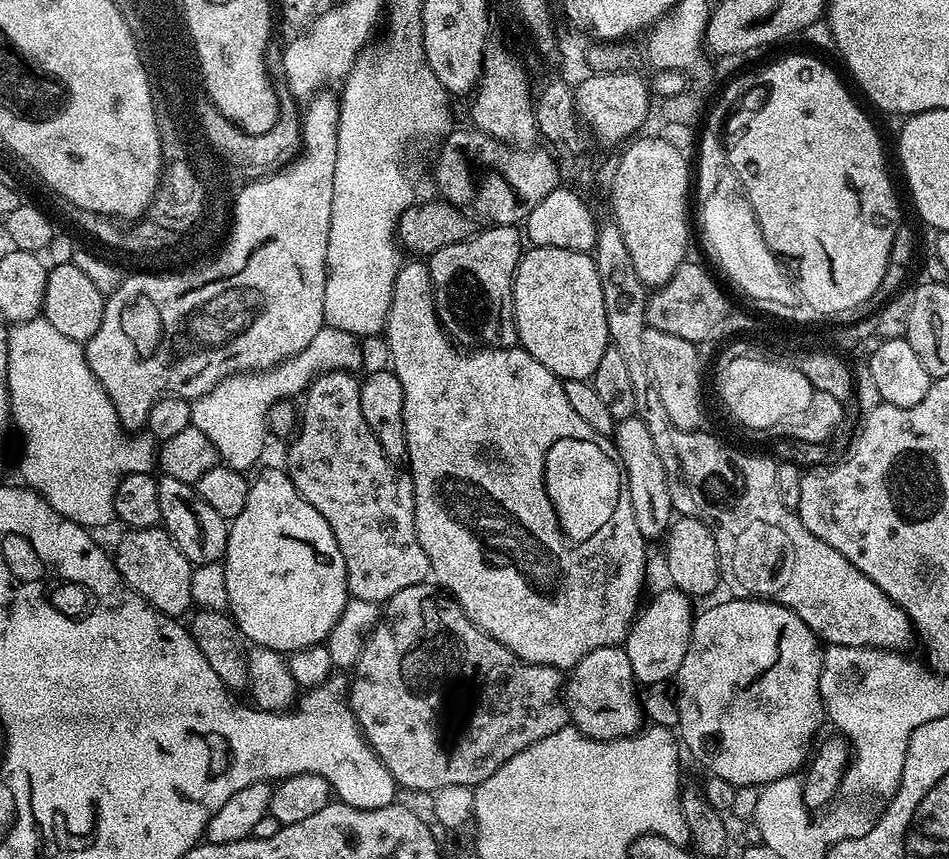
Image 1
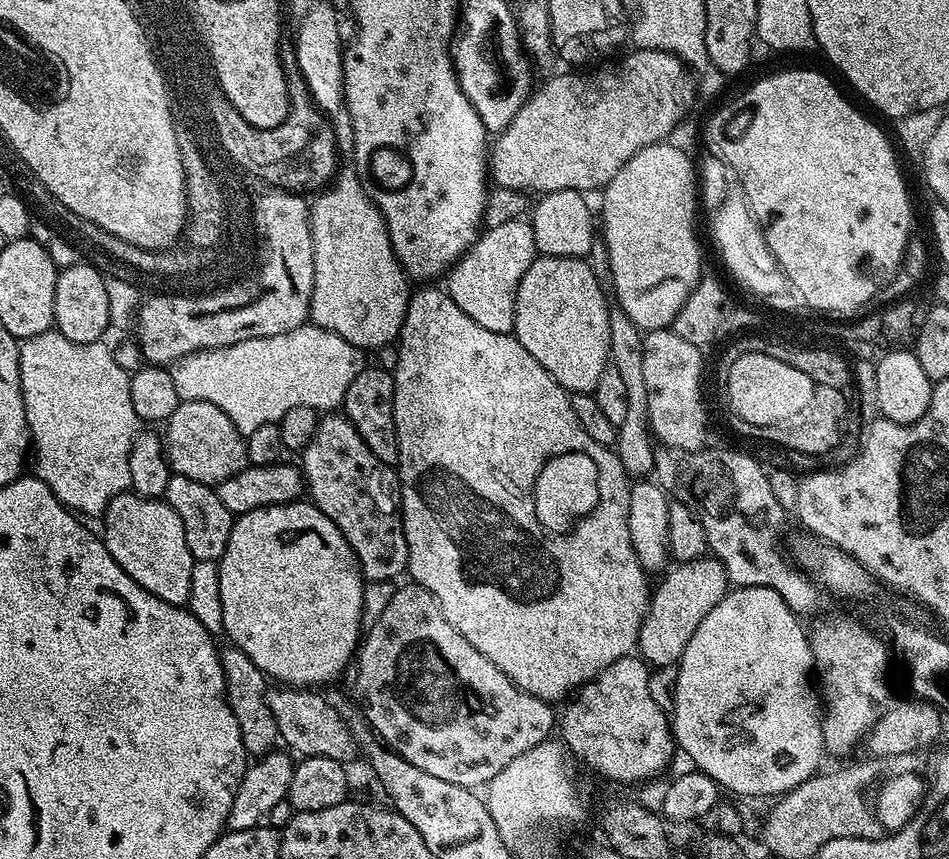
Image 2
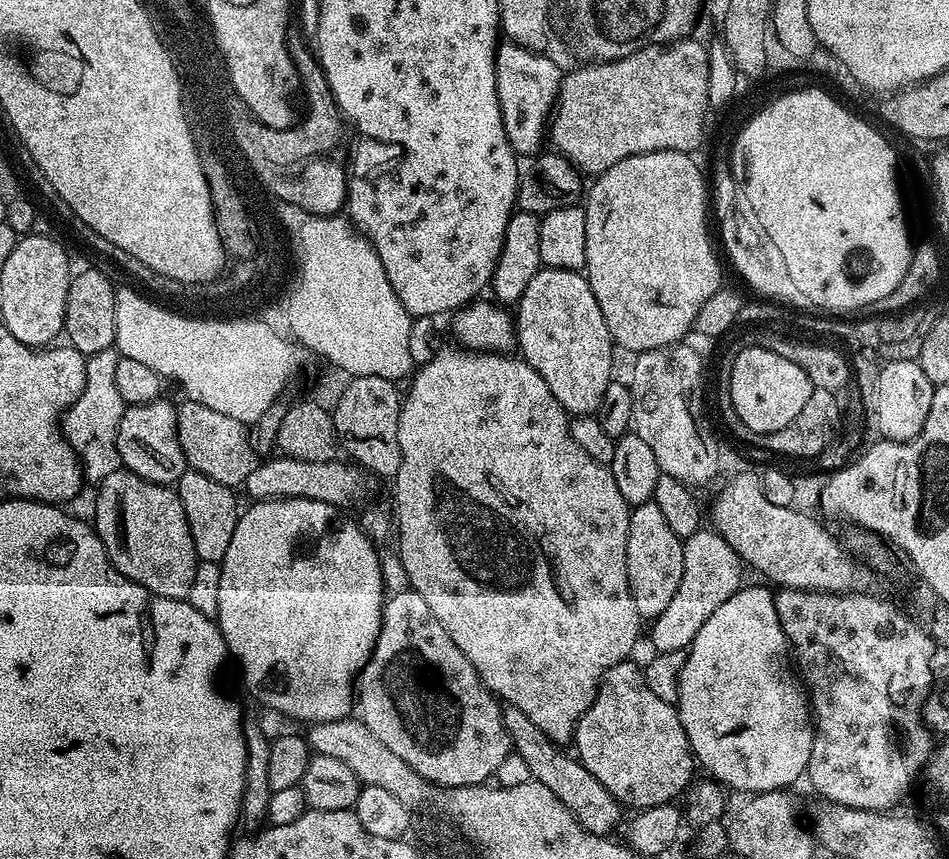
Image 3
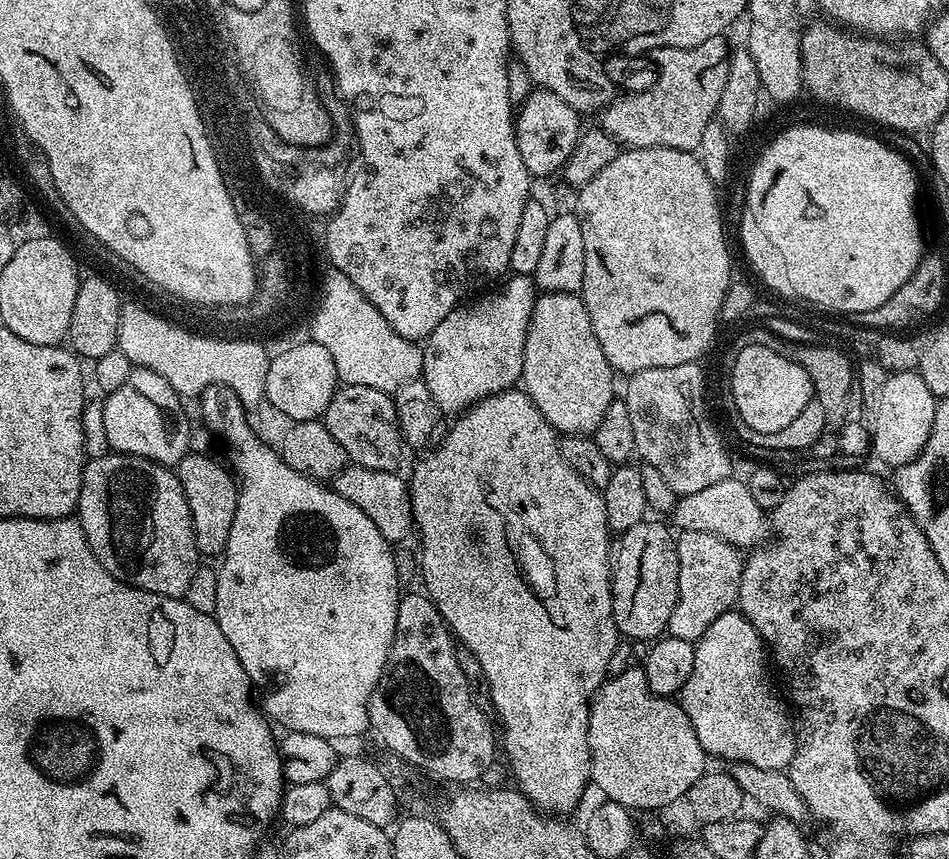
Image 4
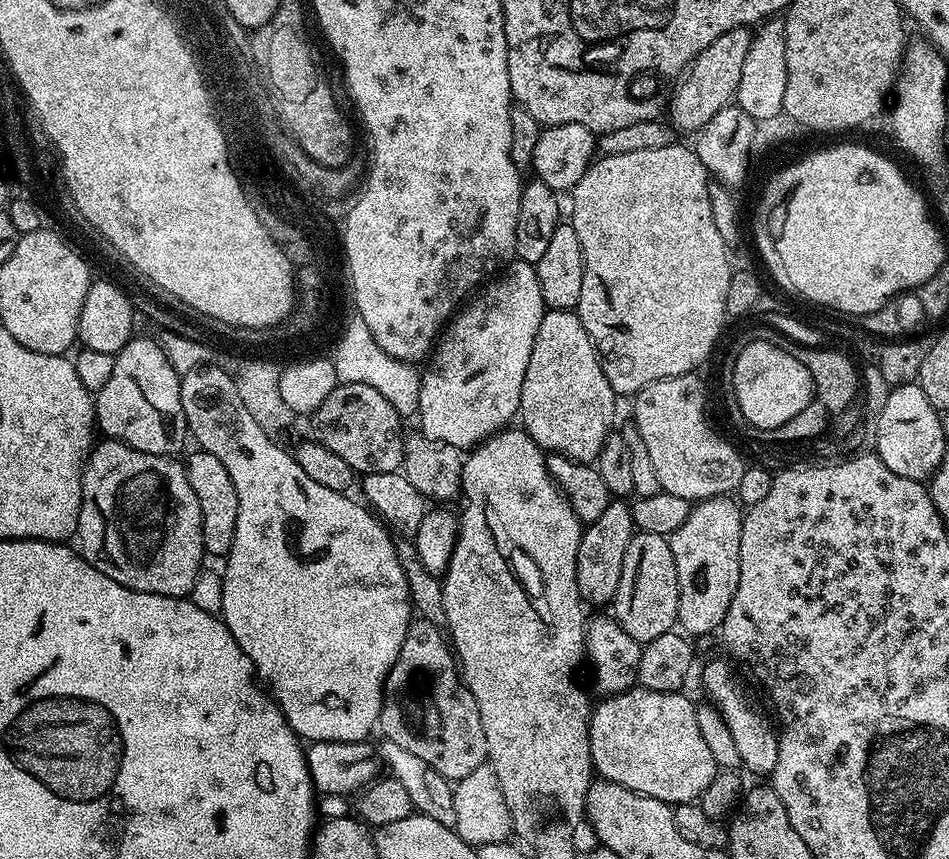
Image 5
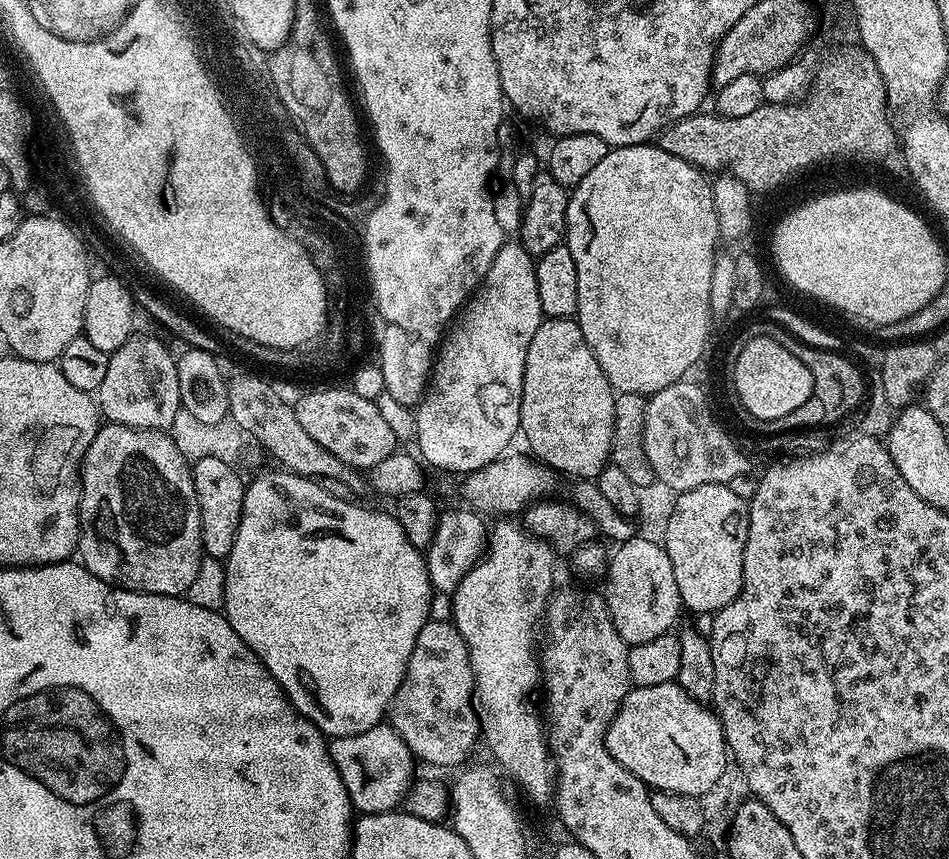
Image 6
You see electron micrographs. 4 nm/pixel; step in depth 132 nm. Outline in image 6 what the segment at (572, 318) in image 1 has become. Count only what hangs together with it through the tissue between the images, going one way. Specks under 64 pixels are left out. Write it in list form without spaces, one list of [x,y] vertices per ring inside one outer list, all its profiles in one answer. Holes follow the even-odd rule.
[[[545,318],[538,326],[538,334],[534,334],[534,342],[530,342],[530,350],[526,350],[526,370],[522,382],[522,406],[520,407],[520,432],[528,439],[531,455],[535,459],[545,463],[557,473],[565,472],[568,476],[577,476],[575,479],[580,482],[592,482],[609,463],[612,454],[612,439],[614,438],[614,406],[616,405],[617,393],[612,391],[606,374],[602,374],[602,366],[598,366],[598,358],[590,350],[586,338],[582,334],[579,324],[575,319],[553,320]]]

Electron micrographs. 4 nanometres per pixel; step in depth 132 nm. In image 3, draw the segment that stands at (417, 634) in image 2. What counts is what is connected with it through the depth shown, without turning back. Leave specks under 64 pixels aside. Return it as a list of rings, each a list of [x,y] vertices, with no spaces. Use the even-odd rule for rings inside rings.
[[[411,590],[394,593],[385,599],[376,645],[361,668],[354,688],[354,708],[358,719],[389,750],[394,750],[406,766],[442,788],[491,781],[498,766],[502,766],[513,751],[512,739],[504,725],[501,701],[482,683],[466,654],[454,646],[454,638],[442,630],[442,622],[438,622],[430,606],[426,606],[426,598]]]

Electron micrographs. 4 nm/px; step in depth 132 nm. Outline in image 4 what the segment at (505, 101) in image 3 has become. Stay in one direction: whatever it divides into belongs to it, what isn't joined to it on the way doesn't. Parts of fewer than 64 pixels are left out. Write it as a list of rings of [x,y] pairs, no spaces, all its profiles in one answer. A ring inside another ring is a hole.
[[[533,90],[523,104],[519,105],[514,116],[516,125],[516,141],[518,154],[522,154],[522,162],[526,166],[529,177],[552,176],[566,166],[570,154],[574,154],[574,146],[578,146],[578,138],[582,131],[581,113],[576,112],[558,94]]]

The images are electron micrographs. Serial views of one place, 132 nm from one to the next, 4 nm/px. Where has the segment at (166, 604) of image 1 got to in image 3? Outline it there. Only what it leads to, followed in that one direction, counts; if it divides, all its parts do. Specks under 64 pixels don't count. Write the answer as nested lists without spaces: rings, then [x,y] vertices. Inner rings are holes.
[[[121,470],[106,474],[106,478],[99,481],[97,488],[100,489],[96,492],[94,527],[110,562],[123,576],[162,598],[187,600],[198,561],[194,538],[190,538],[190,526],[186,522],[186,510],[182,510],[182,502],[175,487],[155,484],[146,478],[138,478],[138,474]]]

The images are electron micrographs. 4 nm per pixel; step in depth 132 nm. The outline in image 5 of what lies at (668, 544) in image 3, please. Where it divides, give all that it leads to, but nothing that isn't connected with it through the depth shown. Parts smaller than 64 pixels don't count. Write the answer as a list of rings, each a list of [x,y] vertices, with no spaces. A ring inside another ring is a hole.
[[[637,531],[632,537],[629,546],[626,547],[626,556],[623,559],[621,581],[618,584],[617,594],[615,596],[614,618],[634,638],[641,646],[648,644],[654,638],[662,634],[673,631],[677,627],[678,621],[678,574],[674,566],[674,554],[670,554],[670,546],[665,537],[658,534],[646,534]]]

